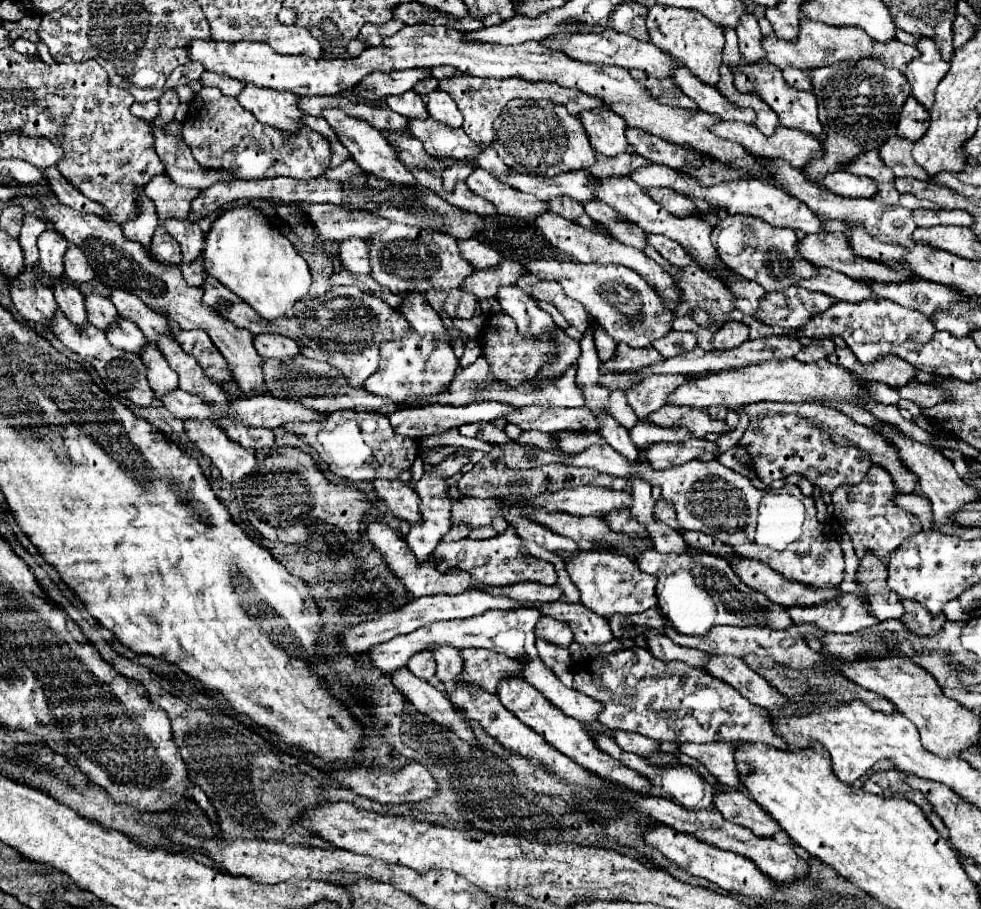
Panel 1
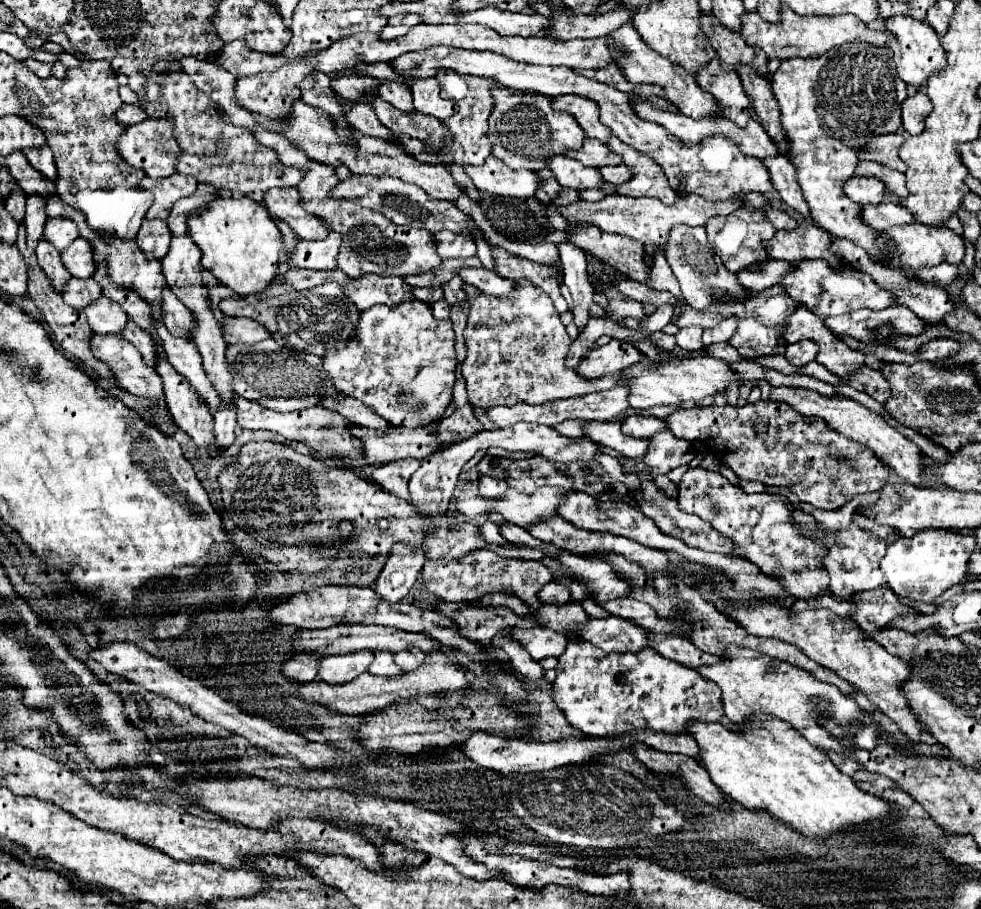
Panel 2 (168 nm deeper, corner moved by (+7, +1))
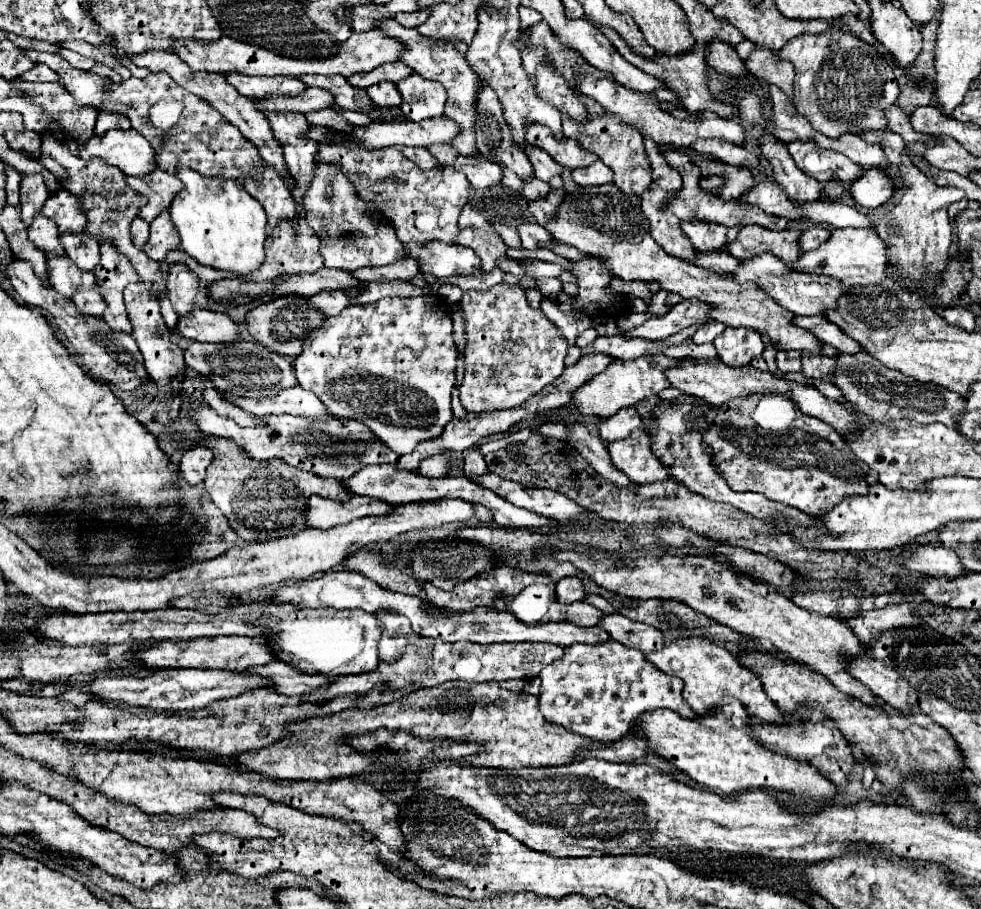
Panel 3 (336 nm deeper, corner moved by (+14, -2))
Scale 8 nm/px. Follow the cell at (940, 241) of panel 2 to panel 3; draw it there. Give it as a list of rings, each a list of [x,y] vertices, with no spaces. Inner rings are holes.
[[[840,228],[832,230],[830,238],[816,250],[804,252],[802,258],[794,264],[786,264],[788,270],[800,270],[810,274],[826,274],[836,278],[844,288],[852,286],[866,286],[886,280],[886,268],[888,268],[888,248],[880,240],[880,236],[872,230],[858,230],[858,228]]]

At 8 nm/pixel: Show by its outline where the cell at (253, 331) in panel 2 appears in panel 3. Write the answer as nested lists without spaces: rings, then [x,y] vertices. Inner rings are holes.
[[[192,310],[178,318],[178,336],[196,342],[230,342],[238,336],[238,326],[228,314],[212,310]]]

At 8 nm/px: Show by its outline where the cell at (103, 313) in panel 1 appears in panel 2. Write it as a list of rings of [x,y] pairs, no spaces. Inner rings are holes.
[[[75,279],[67,283],[67,291],[63,291],[63,301],[79,311],[101,297],[101,287],[93,279]]]

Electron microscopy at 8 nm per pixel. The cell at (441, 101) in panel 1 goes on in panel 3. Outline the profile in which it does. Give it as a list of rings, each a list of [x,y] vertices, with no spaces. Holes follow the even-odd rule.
[[[410,74],[400,84],[396,84],[402,94],[402,112],[408,120],[420,122],[444,114],[446,90],[438,82],[424,80],[420,74]]]

